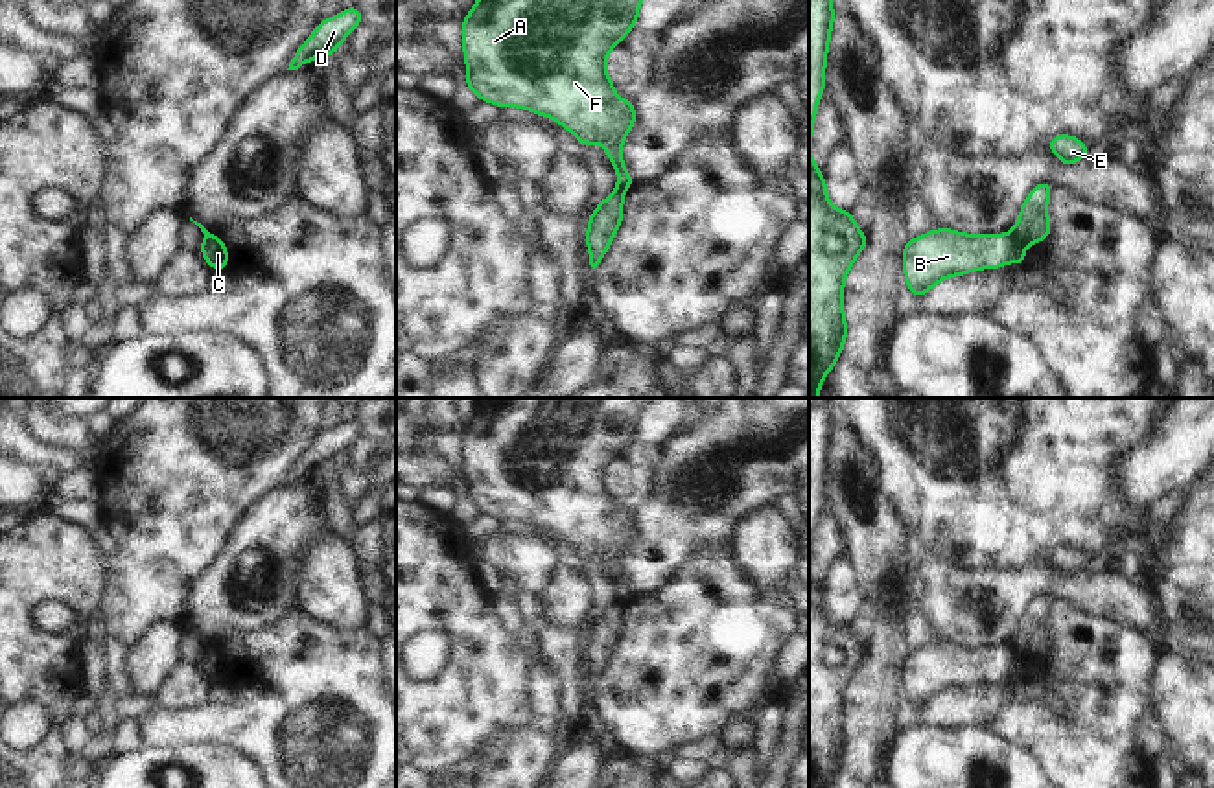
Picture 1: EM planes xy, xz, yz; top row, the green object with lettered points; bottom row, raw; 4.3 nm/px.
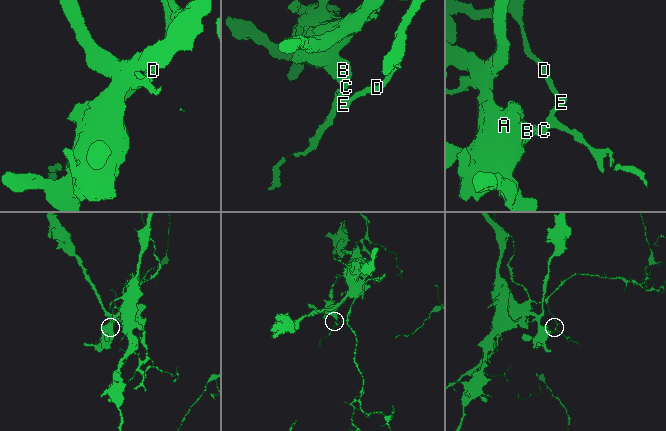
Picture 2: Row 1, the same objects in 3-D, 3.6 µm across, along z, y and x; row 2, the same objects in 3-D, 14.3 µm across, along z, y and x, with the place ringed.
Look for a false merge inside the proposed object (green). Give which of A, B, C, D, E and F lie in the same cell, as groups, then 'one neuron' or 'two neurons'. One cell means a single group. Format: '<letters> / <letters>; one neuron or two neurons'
A B C F / D E; two neurons

